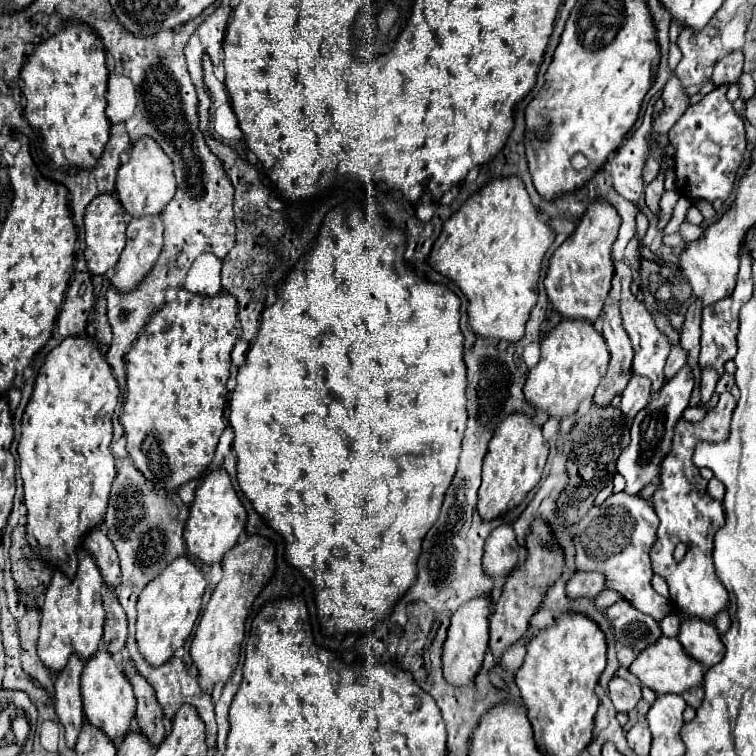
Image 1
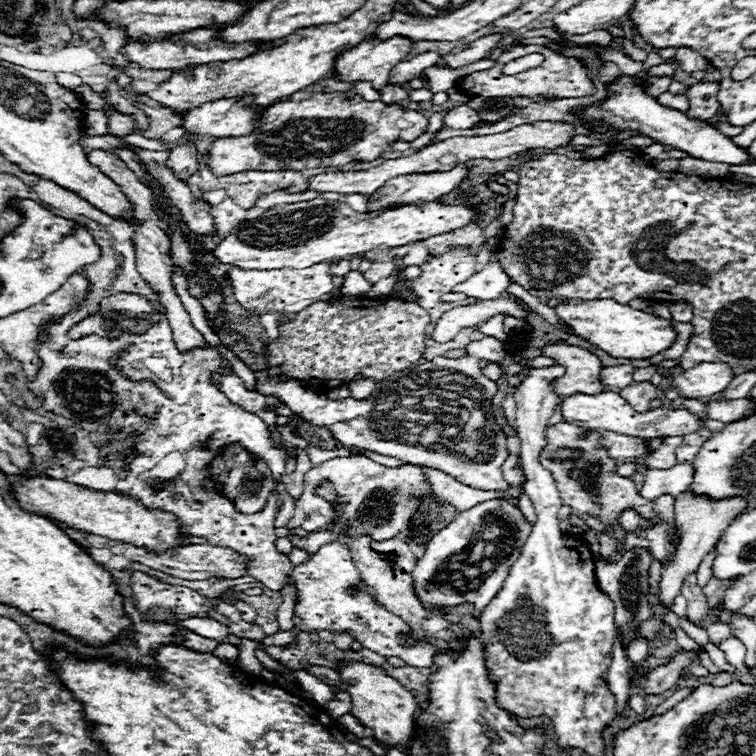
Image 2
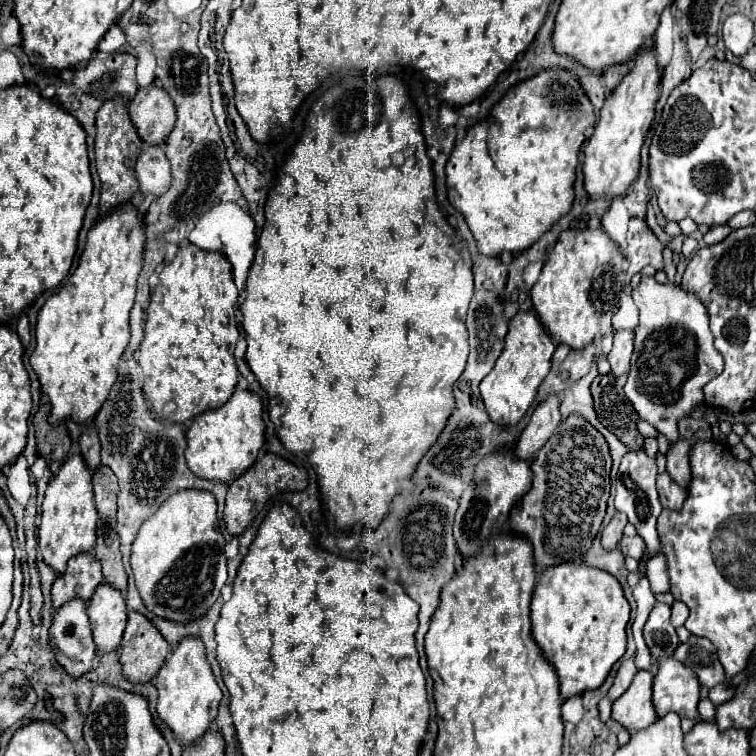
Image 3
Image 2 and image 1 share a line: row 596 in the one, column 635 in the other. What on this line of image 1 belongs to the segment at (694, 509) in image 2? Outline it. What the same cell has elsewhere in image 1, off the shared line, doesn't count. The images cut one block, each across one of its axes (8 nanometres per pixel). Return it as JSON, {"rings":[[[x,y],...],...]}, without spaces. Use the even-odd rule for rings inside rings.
{"rings":[[[660,636],[658,644],[652,644],[650,648],[646,648],[646,652],[640,652],[630,666],[630,672],[638,676],[642,684],[652,688],[656,694],[682,694],[694,686],[700,686],[704,676],[702,664],[686,654],[678,638],[668,636]]]}

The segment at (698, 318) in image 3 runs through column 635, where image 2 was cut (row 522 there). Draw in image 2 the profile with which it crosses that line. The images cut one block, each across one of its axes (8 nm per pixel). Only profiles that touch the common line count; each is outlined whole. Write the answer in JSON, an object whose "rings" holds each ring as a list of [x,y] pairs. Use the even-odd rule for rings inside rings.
{"rings":[[[344,456],[344,458],[334,458],[328,462],[322,462],[318,468],[312,468],[310,472],[306,472],[304,476],[304,494],[300,500],[296,500],[296,514],[290,518],[288,526],[300,526],[304,522],[304,518],[312,512],[312,510],[320,510],[324,516],[328,516],[330,520],[334,518],[334,510],[332,504],[328,504],[324,498],[314,494],[314,488],[324,480],[332,480],[340,498],[348,502],[348,506],[344,508],[344,514],[340,518],[340,522],[330,522],[328,528],[330,532],[310,532],[310,536],[306,540],[290,536],[294,546],[302,546],[308,550],[308,554],[316,552],[322,544],[330,542],[332,538],[336,538],[340,534],[340,530],[344,530],[346,524],[350,524],[350,532],[348,536],[358,536],[358,534],[370,534],[374,540],[388,540],[398,536],[400,532],[408,530],[410,526],[410,516],[418,510],[418,498],[424,492],[432,492],[428,482],[424,482],[422,472],[418,466],[402,466],[402,468],[386,468],[366,456]]]}

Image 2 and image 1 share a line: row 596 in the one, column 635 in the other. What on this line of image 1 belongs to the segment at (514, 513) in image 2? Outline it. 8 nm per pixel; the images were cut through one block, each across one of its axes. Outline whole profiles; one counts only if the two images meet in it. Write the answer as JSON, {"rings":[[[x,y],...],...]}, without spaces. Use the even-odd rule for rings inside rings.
{"rings":[[[684,364],[676,372],[676,376],[670,378],[664,384],[664,388],[660,390],[660,394],[654,396],[650,400],[650,404],[646,408],[642,408],[638,412],[638,416],[634,418],[634,424],[632,424],[632,430],[630,430],[632,432],[632,442],[622,452],[622,456],[618,458],[618,472],[626,478],[626,492],[628,494],[638,494],[660,472],[660,462],[670,452],[674,424],[678,422],[678,418],[686,410],[686,406],[690,402],[692,388],[694,388],[692,368],[688,364]]]}

